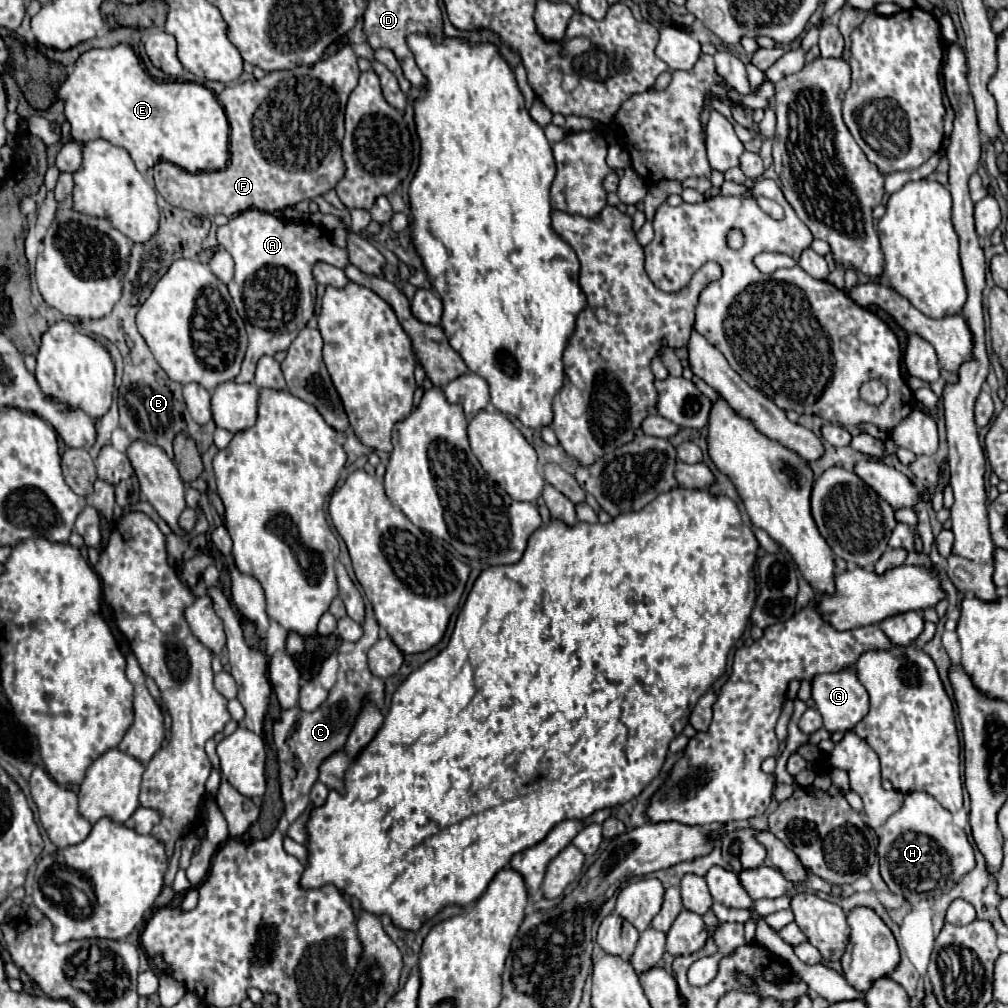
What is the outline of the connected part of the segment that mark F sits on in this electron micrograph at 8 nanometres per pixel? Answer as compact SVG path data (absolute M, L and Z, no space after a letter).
M343 46L337 54L323 58L311 66L267 72L261 80L227 86L221 94L217 94L217 100L221 102L231 126L227 166L223 170L191 174L171 162L157 162L155 186L159 194L169 204L195 212L199 216L235 216L249 208L275 212L287 206L295 206L301 200L313 200L327 194L345 176L345 162L341 158L343 112L351 90L357 86L359 74L361 72L357 66L357 56L353 54L351 46Z

